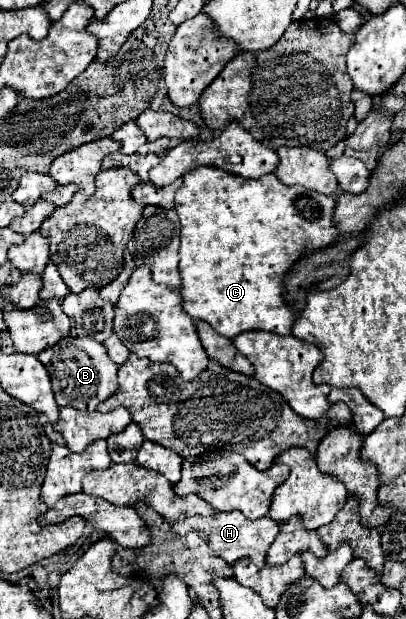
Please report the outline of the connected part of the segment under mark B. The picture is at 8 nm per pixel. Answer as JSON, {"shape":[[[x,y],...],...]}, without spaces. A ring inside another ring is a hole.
{"shape":[[[66,337],[64,341],[58,341],[52,349],[40,353],[38,359],[48,369],[58,407],[94,411],[98,403],[106,401],[118,391],[118,381],[116,381],[118,365],[108,357],[106,347],[94,339]]]}

